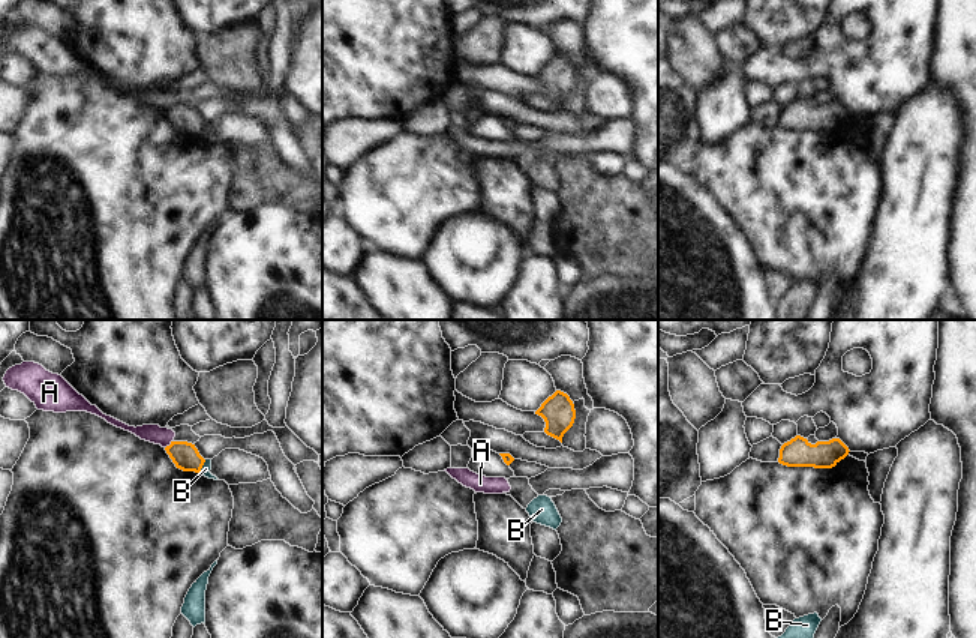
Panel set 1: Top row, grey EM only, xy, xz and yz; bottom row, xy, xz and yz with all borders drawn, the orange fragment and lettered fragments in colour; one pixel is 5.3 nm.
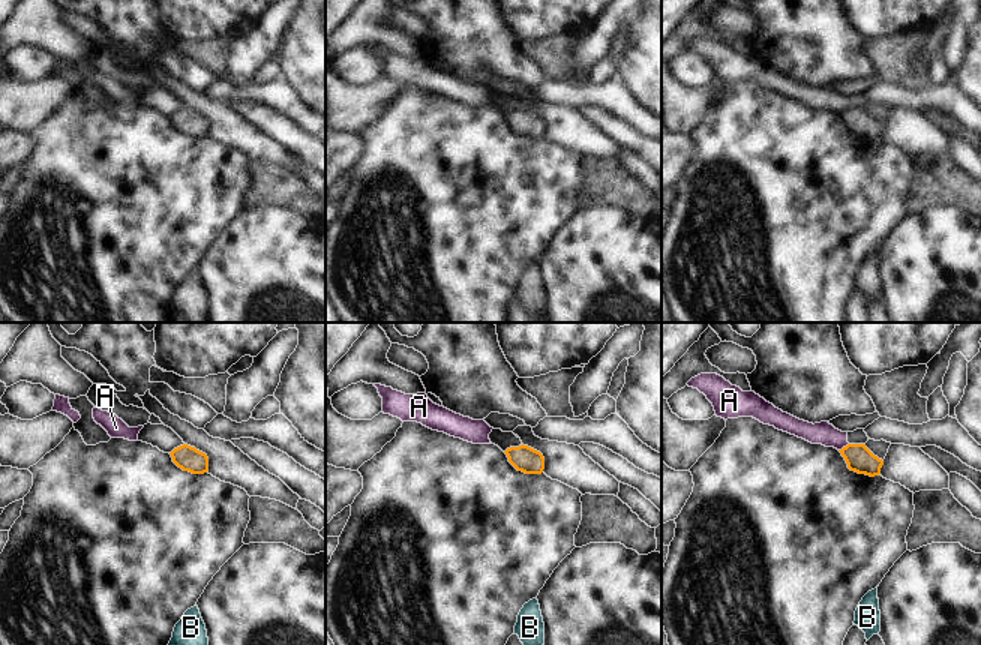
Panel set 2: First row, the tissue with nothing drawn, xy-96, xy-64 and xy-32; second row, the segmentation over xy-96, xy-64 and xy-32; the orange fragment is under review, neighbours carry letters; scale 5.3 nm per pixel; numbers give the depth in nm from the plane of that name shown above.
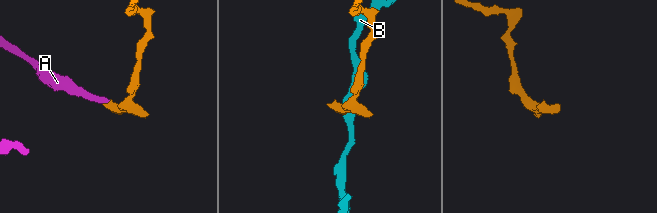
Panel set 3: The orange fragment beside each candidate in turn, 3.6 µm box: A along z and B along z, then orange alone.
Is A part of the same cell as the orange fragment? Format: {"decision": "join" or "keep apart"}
{"decision": "keep apart"}

